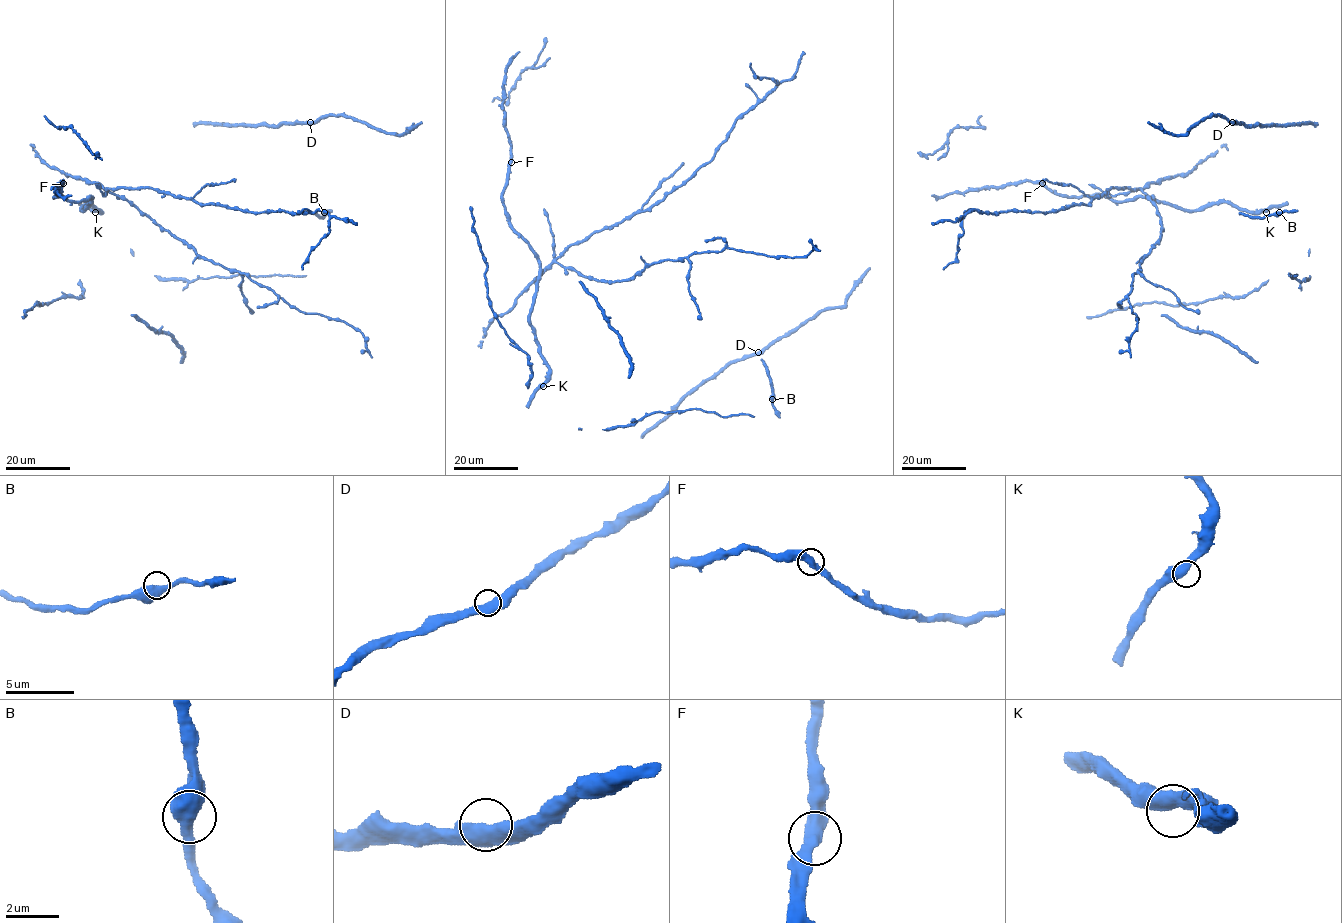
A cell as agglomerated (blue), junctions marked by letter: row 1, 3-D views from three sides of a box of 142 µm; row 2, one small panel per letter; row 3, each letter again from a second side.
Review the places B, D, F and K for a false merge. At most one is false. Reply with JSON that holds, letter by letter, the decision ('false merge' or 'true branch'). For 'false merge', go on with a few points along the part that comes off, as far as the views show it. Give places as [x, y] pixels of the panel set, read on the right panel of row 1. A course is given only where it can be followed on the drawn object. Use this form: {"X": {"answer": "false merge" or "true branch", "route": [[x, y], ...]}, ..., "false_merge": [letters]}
{"B": {"answer": "true branch"}, "D": {"answer": "true branch"}, "F": {"answer": "true branch"}, "K": {"answer": "true branch"}, "false_merge": []}

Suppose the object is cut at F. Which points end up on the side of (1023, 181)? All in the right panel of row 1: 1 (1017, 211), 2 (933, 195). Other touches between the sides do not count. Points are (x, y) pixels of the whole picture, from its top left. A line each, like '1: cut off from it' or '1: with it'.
1: cut off from it
2: with it

